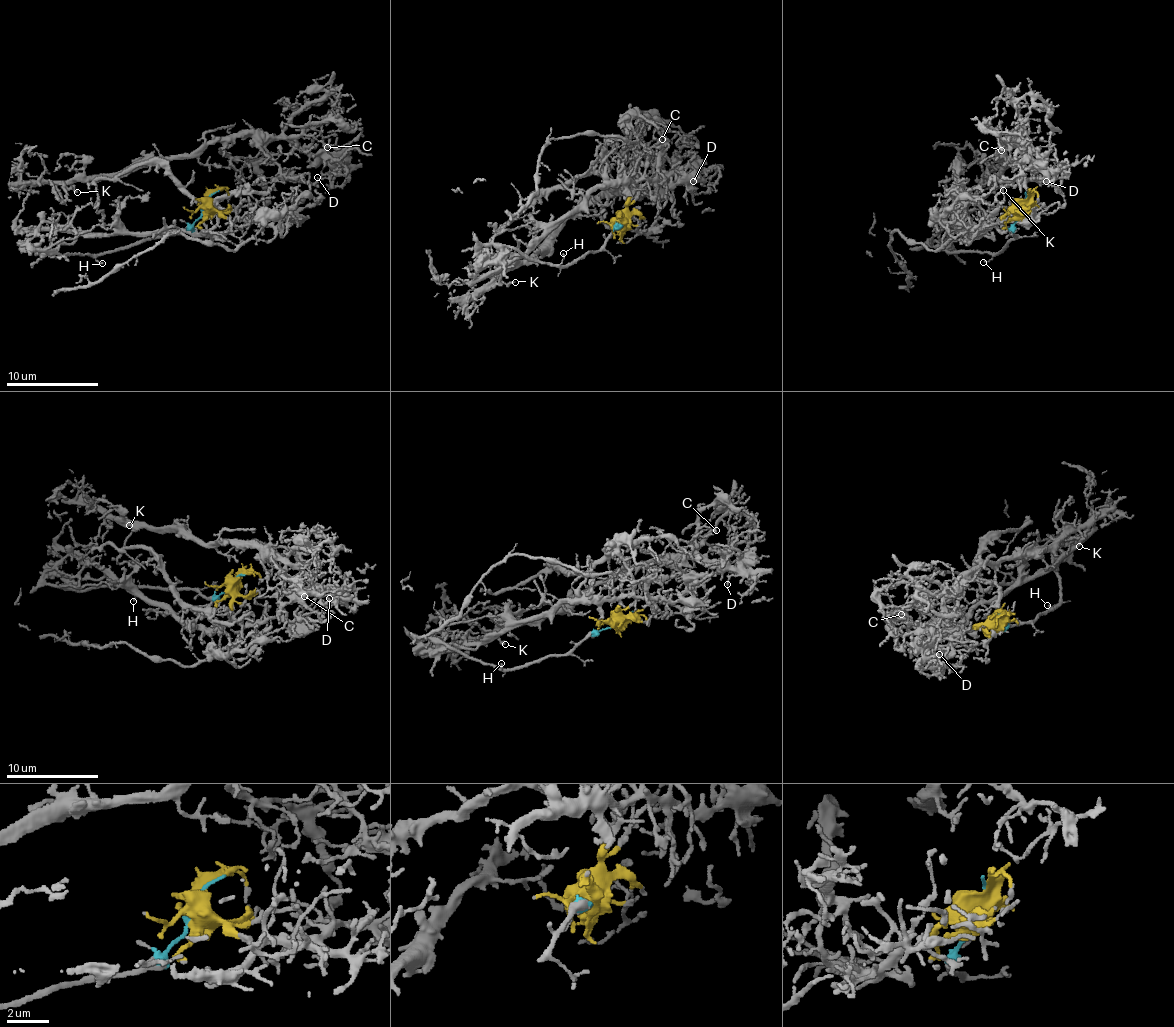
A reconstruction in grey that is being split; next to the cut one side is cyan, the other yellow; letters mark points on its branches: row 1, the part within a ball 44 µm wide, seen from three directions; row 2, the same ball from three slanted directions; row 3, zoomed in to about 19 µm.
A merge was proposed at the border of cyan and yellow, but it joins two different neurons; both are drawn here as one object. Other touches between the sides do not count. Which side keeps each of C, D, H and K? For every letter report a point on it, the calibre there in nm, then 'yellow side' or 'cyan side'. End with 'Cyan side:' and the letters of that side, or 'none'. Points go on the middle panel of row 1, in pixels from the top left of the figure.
C: (662, 139) | 220 nm | yellow side
D: (693, 181) | 90 nm | yellow side
H: (563, 253) | 100 nm | cyan side
K: (515, 282) | 200 nm | yellow side
Cyan side: H

